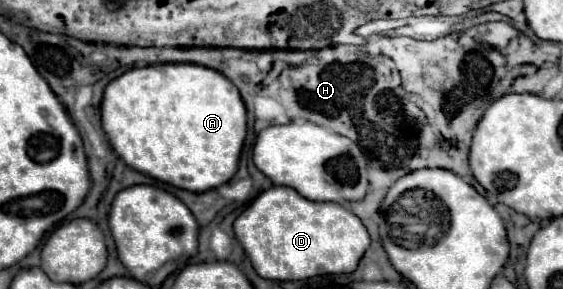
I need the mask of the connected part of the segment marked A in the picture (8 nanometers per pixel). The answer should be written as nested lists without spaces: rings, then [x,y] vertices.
[[[155,64],[145,66],[145,68],[133,68],[129,72],[125,72],[123,76],[115,78],[113,82],[107,84],[105,88],[105,96],[103,96],[103,102],[101,102],[101,122],[103,122],[103,130],[111,142],[111,146],[115,148],[115,152],[121,156],[121,160],[135,168],[137,172],[143,172],[159,182],[165,182],[165,184],[171,184],[175,188],[181,188],[181,190],[189,190],[189,192],[207,192],[207,190],[215,190],[219,188],[221,184],[229,182],[233,178],[233,174],[237,172],[237,166],[239,166],[239,154],[241,154],[241,148],[243,148],[243,140],[245,140],[245,134],[247,134],[247,114],[245,114],[245,104],[241,100],[241,94],[237,90],[237,86],[227,80],[221,72],[217,70],[211,70],[211,68],[205,68],[197,64]]]

